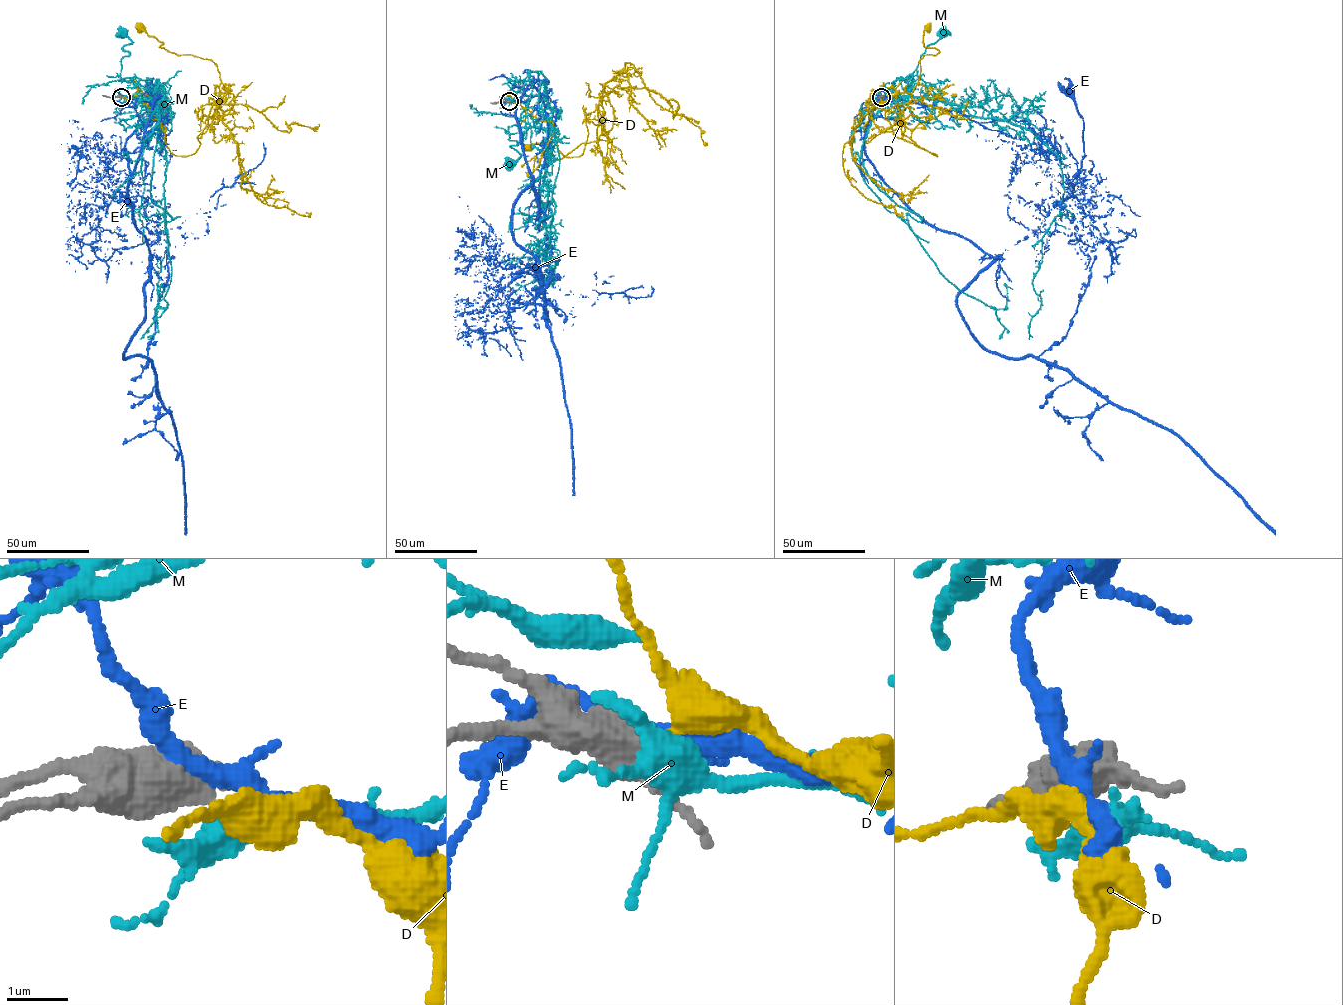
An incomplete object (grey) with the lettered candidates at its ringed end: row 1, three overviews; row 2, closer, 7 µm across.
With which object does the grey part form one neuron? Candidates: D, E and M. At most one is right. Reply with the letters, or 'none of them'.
D

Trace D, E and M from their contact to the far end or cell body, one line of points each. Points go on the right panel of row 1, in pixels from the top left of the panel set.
D: (881, 97), (897, 104), (904, 135), (937, 156), (901, 138), (920, 59), (939, 52), (924, 47), (927, 28)
E: (881, 96), (879, 177), (995, 259), (971, 334), (1038, 356), (1091, 270), (1030, 144), (1019, 225)
M: (882, 97), (875, 100), (883, 102), (910, 94), (906, 77), (916, 69), (926, 47), (936, 42), (942, 33)

